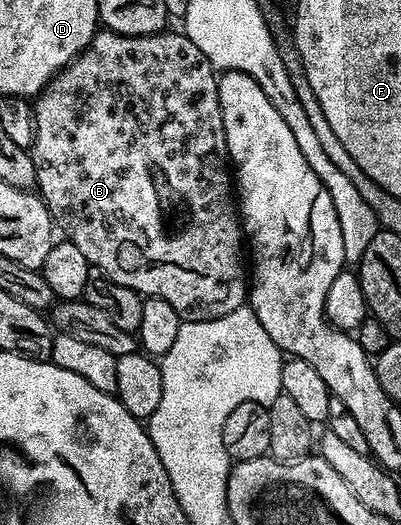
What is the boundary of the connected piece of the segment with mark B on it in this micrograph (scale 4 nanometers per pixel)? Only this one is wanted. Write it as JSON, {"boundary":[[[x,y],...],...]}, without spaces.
{"boundary":[[[107,30],[97,31],[87,48],[75,56],[34,100],[35,132],[30,155],[36,171],[35,187],[42,197],[48,213],[57,225],[64,227],[63,235],[86,254],[89,265],[108,276],[114,282],[139,292],[141,297],[160,296],[177,314],[189,320],[222,318],[230,310],[238,310],[246,304],[246,264],[240,261],[242,248],[242,224],[238,219],[238,204],[234,199],[234,176],[230,171],[230,157],[222,114],[218,102],[218,76],[212,63],[190,42],[187,36],[161,30],[150,36],[123,36]]]}

